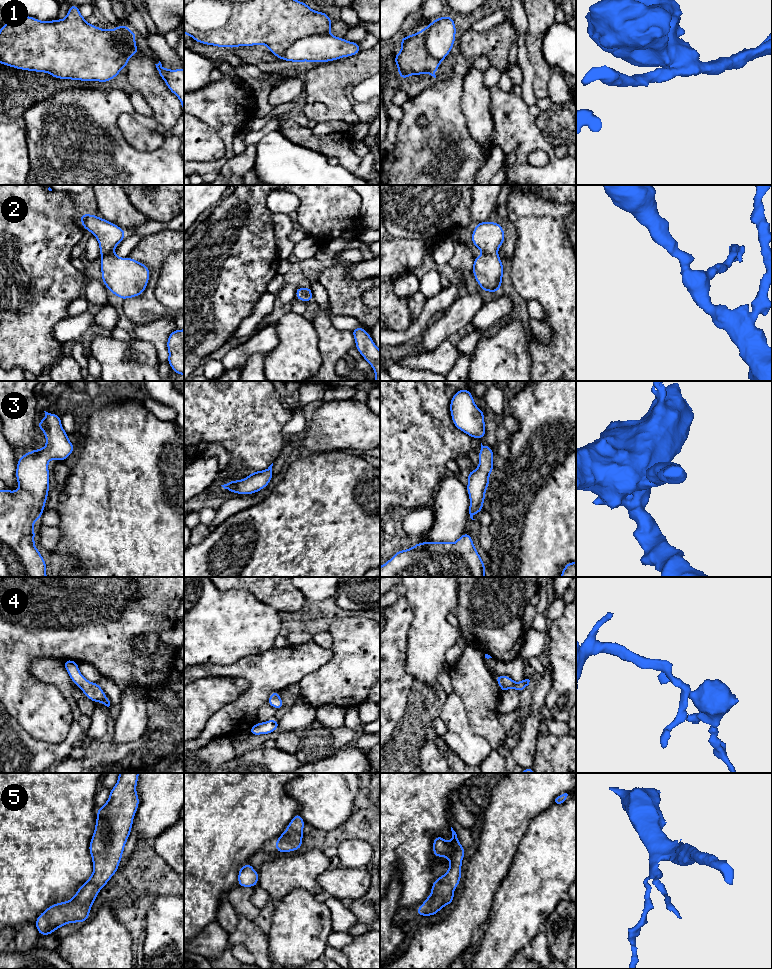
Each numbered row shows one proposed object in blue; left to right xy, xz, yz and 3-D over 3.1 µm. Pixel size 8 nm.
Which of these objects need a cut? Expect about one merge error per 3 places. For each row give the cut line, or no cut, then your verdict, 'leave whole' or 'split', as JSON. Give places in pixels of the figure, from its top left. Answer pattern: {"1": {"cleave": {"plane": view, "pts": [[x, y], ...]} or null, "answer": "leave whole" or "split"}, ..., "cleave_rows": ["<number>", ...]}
{"1": {"cleave": {"plane": "xz", "pts": [[329, 33], [312, 34], [299, 38], [280, 58]]}, "answer": "split"}, "2": {"cleave": null, "answer": "leave whole"}, "3": {"cleave": null, "answer": "leave whole"}, "4": {"cleave": null, "answer": "leave whole"}, "5": {"cleave": null, "answer": "leave whole"}, "cleave_rows": ["1"]}

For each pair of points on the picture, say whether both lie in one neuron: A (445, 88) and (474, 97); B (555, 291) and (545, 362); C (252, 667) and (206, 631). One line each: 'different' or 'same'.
A: different
B: same
C: different

